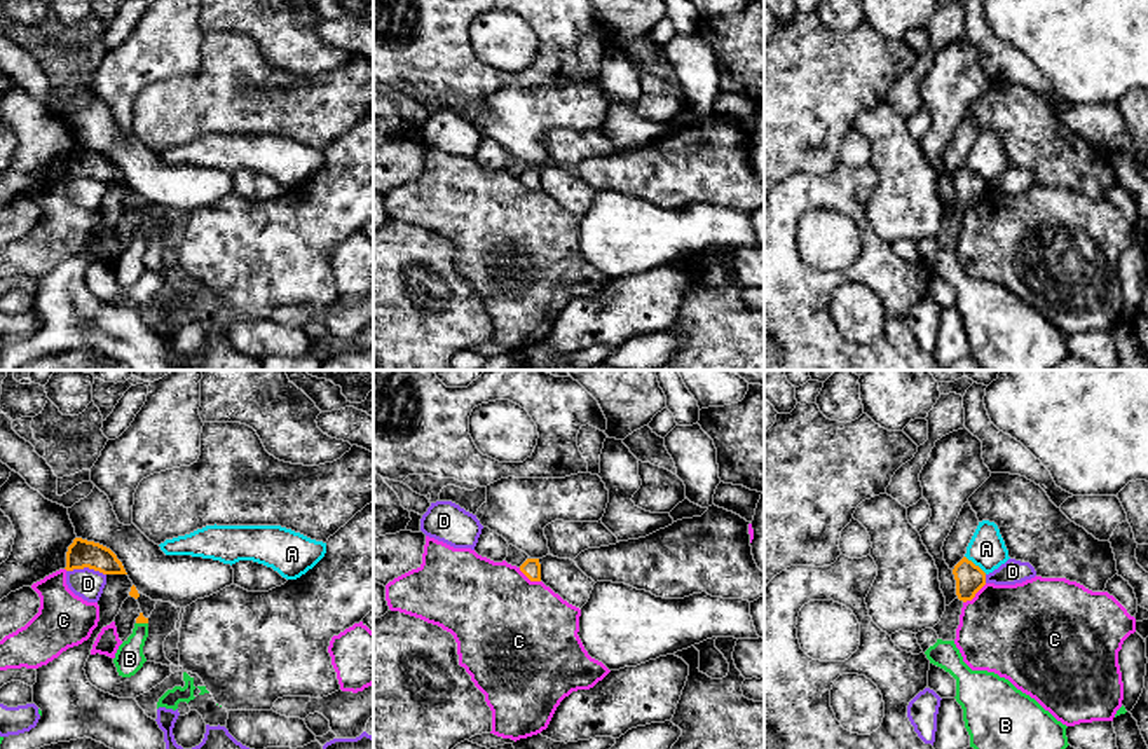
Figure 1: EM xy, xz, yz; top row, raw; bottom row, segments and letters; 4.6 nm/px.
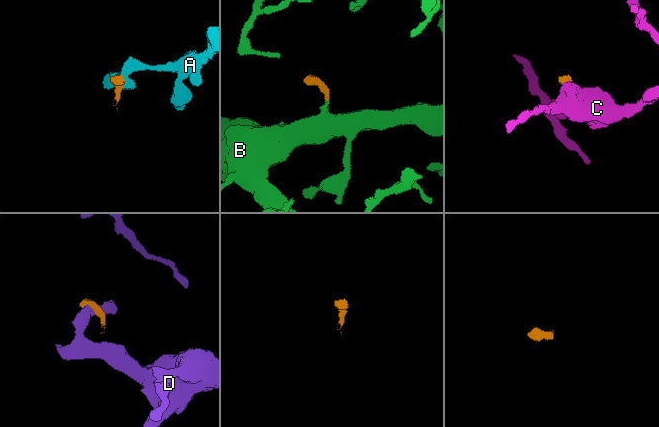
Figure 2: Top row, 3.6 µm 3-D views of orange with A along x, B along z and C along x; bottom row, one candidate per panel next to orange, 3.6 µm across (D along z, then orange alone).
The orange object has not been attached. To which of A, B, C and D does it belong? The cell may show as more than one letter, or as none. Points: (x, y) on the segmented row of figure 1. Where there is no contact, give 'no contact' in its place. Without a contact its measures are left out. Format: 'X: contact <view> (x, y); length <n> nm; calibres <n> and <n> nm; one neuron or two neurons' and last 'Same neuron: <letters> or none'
A: contact yz (974, 564); length 130 nm; calibres 140 and 170 nm; two neurons
B: contact xy (142, 622); length 60 nm; calibres 40 and 140 nm; one neuron
C: contact yz (974, 596); length 140 nm; calibres 140 and 440 nm; two neurons
D: contact xy (86, 566); length 190 nm; calibres 130 and 140 nm; two neurons
Same neuron: B

